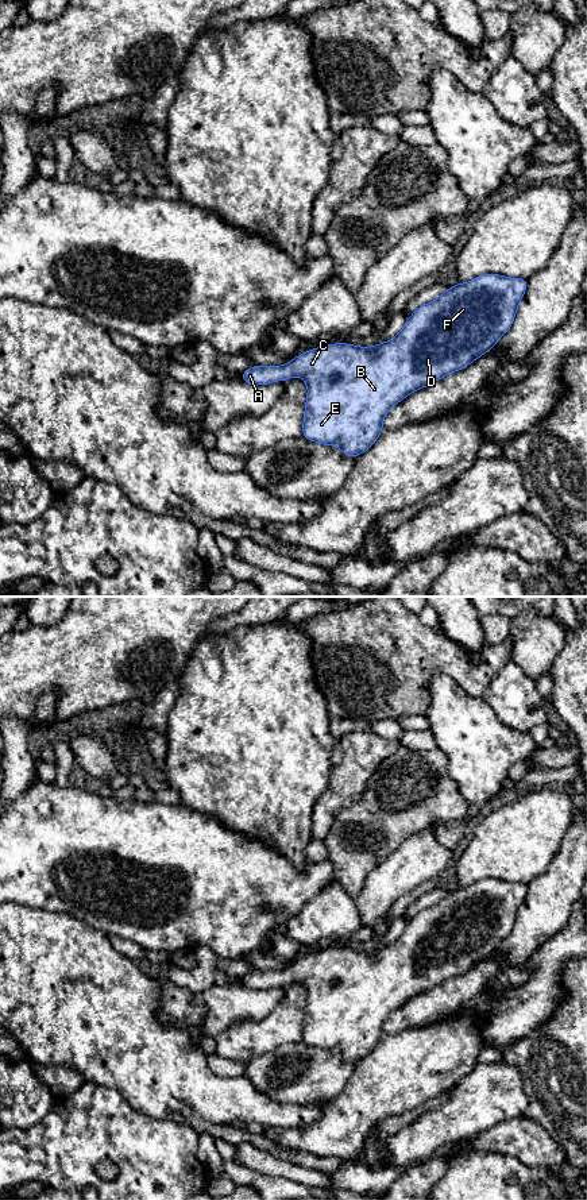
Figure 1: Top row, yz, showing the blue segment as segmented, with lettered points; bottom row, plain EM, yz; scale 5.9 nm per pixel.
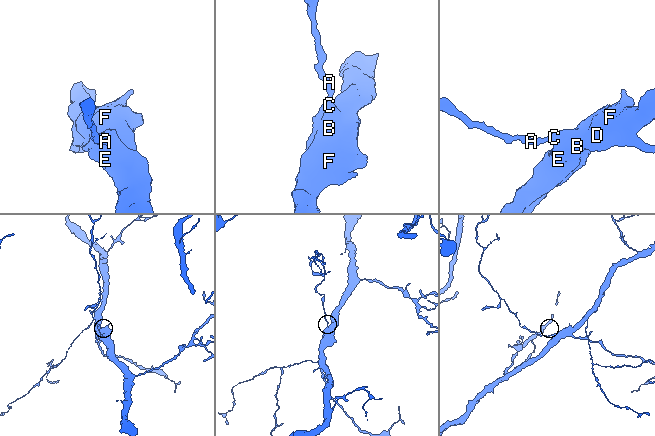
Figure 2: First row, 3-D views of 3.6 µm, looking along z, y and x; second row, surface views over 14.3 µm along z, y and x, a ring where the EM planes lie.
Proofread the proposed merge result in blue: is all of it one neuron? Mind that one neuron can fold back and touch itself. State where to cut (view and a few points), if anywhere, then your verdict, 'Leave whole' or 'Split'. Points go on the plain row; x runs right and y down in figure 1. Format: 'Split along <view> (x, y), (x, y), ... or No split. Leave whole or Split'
No split. Leave whole

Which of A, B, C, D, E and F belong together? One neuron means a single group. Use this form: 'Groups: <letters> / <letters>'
Groups: A B C D E F

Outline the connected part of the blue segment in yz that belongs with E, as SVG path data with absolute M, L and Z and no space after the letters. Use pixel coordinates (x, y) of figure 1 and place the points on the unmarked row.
M483 879L448 892L435 906L418 911L401 937L385 948L372 952L325 949L302 957L283 971L252 971L240 981L252 991L302 981L308 991L302 1042L339 1050L343 1060L358 1062L381 1041L383 1022L390 1012L488 957L511 933L526 894L525 883Z

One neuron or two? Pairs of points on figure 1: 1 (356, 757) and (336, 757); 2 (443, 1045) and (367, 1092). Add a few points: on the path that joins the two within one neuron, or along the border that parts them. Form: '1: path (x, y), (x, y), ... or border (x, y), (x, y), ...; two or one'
1: border (339, 743), (342, 760), (333, 767); two
2: path (424, 1062), (404, 1071), (386, 1083); one

